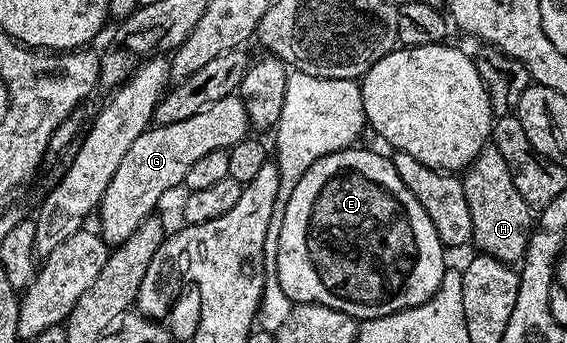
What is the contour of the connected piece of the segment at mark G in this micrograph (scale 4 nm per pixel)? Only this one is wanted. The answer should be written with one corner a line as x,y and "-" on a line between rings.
237,96
217,100
199,114
189,116
189,120
148,127
125,152
120,167
105,188
105,196
101,196
97,211
99,237
111,248
129,240
144,220
156,213
155,205
171,189
182,185
185,173
189,172
194,161
207,152
230,149
230,146
248,137
250,128
245,104

